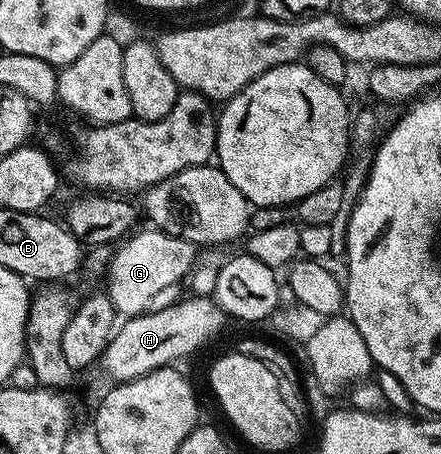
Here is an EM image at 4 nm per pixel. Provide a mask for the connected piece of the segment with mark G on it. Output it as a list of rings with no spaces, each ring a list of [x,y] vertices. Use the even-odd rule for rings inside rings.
[[[156,228],[148,229],[136,231],[116,247],[105,274],[109,299],[124,317],[148,313],[153,306],[151,300],[180,281],[182,283],[196,262],[197,248],[192,242]]]

